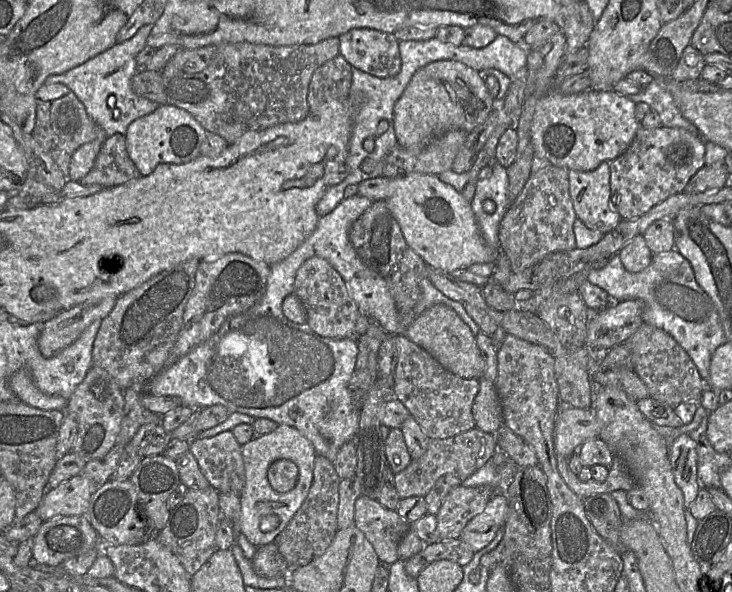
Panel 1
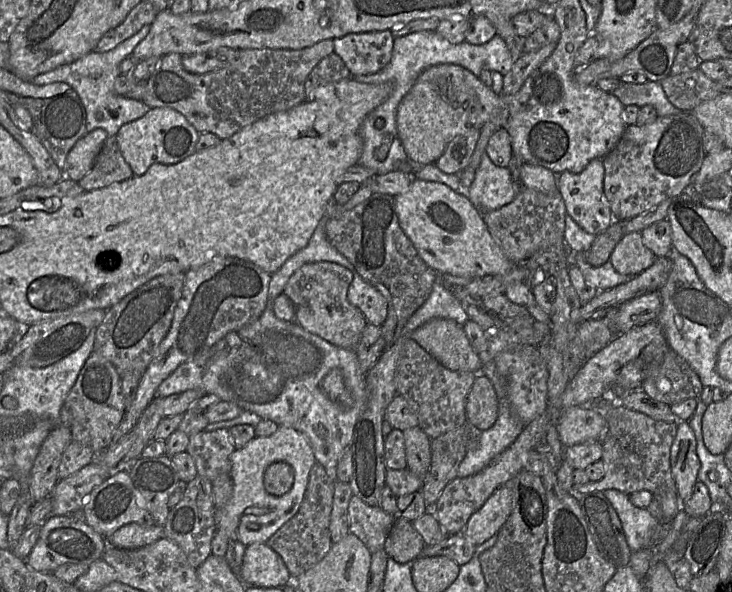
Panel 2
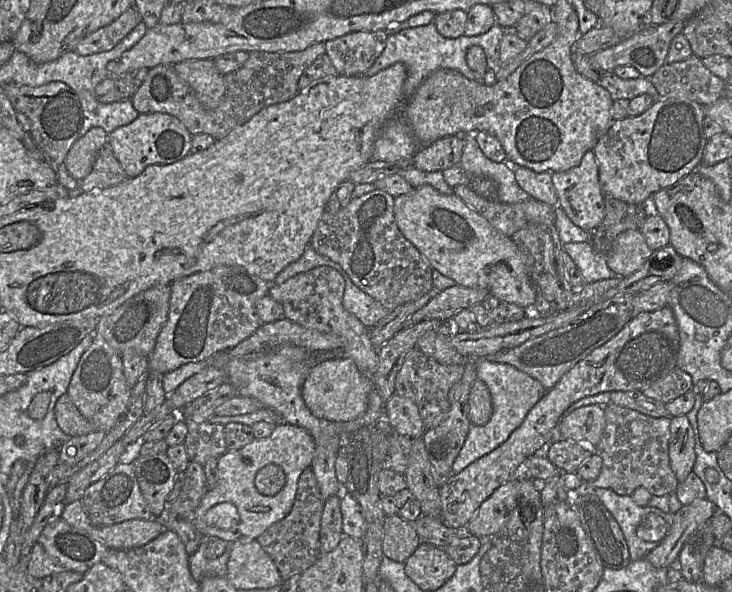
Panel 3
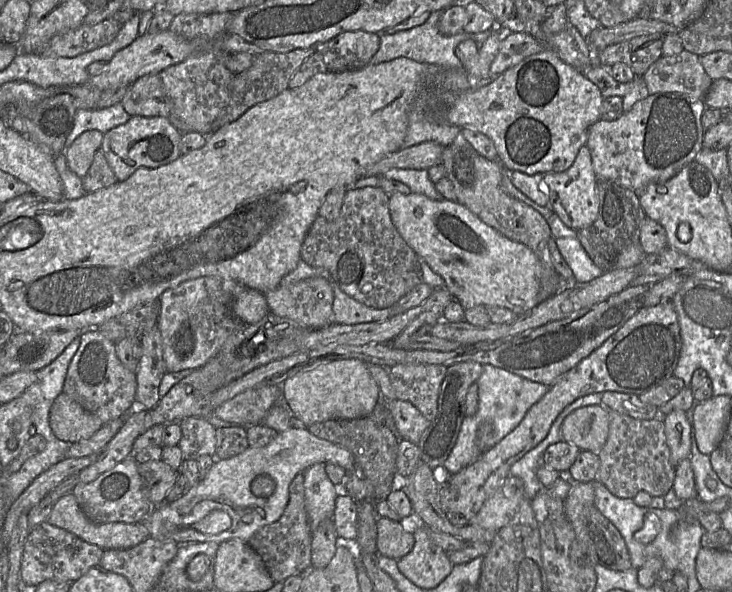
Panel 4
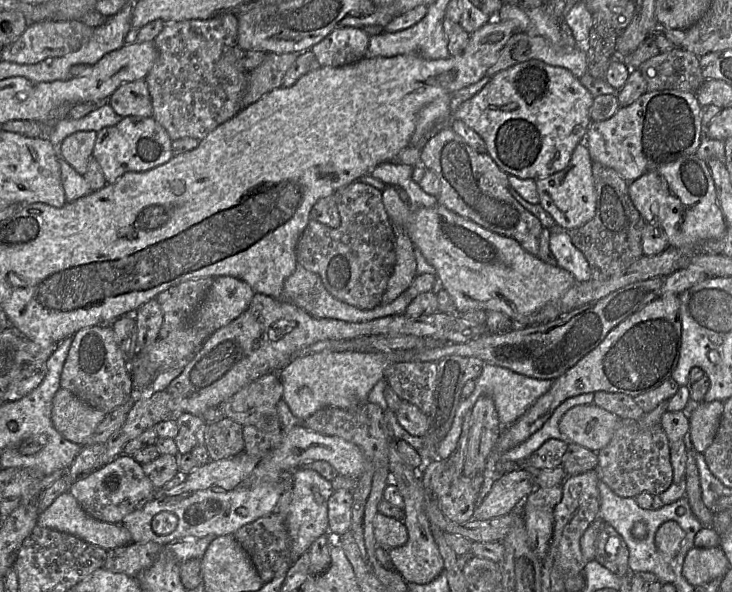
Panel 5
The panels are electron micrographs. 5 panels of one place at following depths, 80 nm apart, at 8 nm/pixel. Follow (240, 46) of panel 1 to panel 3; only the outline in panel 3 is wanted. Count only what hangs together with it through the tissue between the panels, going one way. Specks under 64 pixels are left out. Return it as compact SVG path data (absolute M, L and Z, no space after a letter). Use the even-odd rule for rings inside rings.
M321 42L299 52L250 52L247 61L239 69L224 74L225 94L214 109L205 108L192 88L177 75L173 66L168 65L150 69L130 99L139 113L169 114L177 118L191 135L209 134L217 140L247 122L261 109L292 99L299 92L301 74L317 57L325 54L325 50L325 42Z

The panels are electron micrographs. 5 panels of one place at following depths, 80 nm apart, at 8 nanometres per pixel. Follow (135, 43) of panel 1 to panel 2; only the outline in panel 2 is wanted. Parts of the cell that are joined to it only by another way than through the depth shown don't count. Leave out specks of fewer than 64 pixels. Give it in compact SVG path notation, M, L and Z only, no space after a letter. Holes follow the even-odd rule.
M145 25L138 33L114 49L100 53L93 51L72 63L36 76L31 82L35 85L46 85L54 82L69 84L79 95L85 108L87 133L101 128L107 132L108 136L116 135L122 125L142 117L150 110L141 100L120 96L114 89L115 81L121 75L121 63L132 55L136 46L146 38L149 32L150 25Z

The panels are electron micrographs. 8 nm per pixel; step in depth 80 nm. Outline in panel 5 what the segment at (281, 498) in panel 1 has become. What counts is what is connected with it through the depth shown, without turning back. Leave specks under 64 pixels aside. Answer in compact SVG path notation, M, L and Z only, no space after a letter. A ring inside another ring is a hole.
M300 424L285 432L280 445L264 457L242 453L199 466L180 485L158 490L152 500L126 515L121 524L130 532L132 543L155 542L162 546L185 538L232 535L242 526L273 513L282 493L291 489L291 474L305 463L313 461L326 461L339 475L346 477L359 478L367 470L367 460L359 447L340 437L311 431Z

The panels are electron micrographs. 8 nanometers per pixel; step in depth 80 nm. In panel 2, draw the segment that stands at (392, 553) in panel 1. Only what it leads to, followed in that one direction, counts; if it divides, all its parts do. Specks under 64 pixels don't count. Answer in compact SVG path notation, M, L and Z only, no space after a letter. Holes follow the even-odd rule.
M353 495L348 506L349 532L356 535L370 551L384 549L385 540L396 515L385 512L380 506L370 506Z

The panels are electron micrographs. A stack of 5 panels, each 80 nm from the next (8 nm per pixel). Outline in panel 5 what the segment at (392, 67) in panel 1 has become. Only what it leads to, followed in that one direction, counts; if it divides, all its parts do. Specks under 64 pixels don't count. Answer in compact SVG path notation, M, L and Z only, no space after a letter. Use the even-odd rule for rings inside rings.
M344 27L333 30L311 51L322 67L340 67L364 58L369 40L370 35L362 28Z

